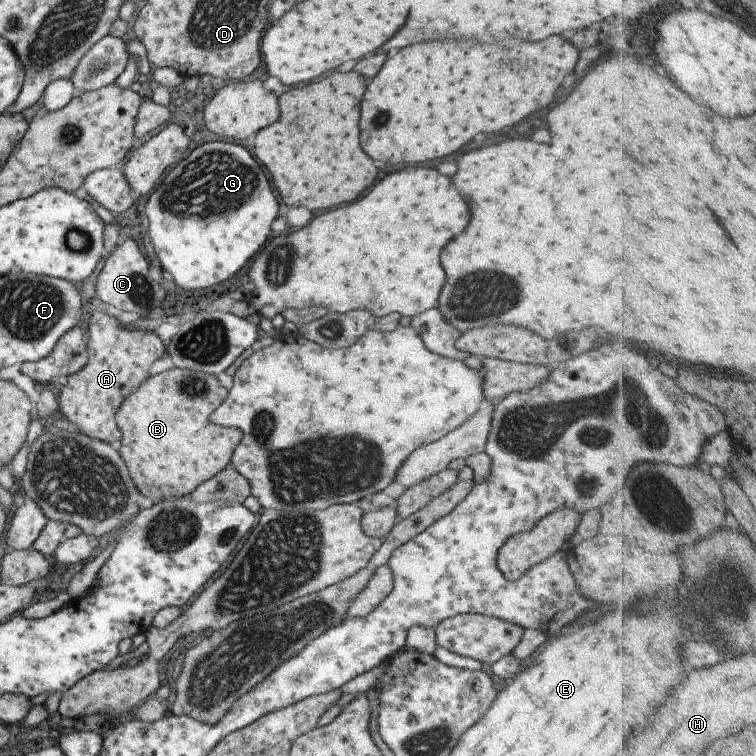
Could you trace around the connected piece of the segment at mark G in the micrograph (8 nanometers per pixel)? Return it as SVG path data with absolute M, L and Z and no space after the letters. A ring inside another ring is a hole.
M209 142L209 144L203 144L203 146L193 148L187 158L183 158L177 166L173 166L173 170L169 170L169 174L163 180L163 184L155 192L151 192L151 196L147 200L145 216L149 220L149 240L153 244L153 250L157 254L157 260L159 260L160 266L163 266L171 274L173 282L179 288L183 290L201 290L201 288L209 288L209 286L215 286L217 282L223 282L227 278L231 278L240 268L249 264L251 256L254 256L257 252L257 246L267 238L269 226L275 220L277 210L279 210L277 208L277 200L275 200L275 196L273 196L273 192L269 188L269 182L267 182L263 170L259 168L259 164L251 158L251 154L245 148L241 148L237 144L231 144L231 142Z

